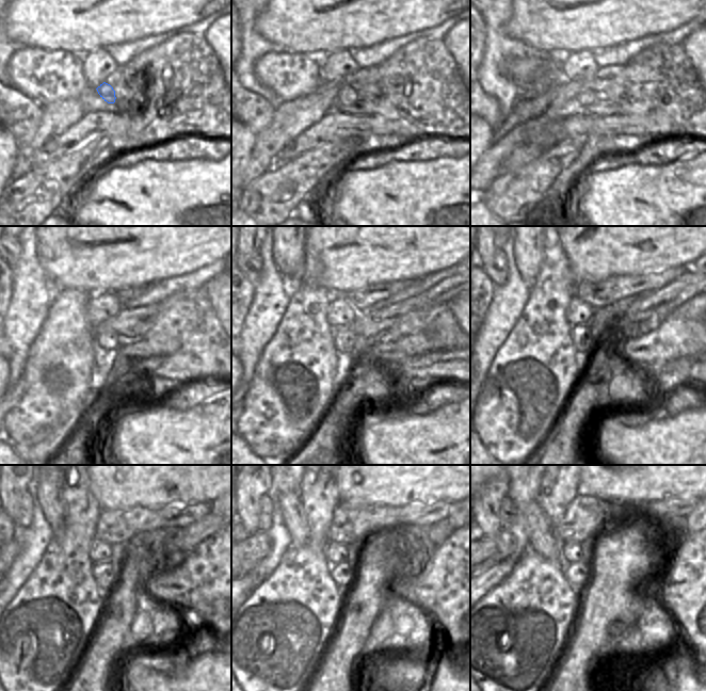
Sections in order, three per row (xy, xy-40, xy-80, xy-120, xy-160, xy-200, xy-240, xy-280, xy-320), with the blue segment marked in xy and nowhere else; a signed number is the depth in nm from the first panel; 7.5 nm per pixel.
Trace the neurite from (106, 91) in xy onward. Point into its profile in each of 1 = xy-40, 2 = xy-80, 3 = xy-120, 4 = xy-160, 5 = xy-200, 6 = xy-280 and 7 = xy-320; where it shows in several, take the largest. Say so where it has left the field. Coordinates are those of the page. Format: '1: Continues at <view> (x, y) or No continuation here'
1: Continues at xy-40 (347, 96)
2: Continues at xy-80 (586, 98)
3: Continues at xy-120 (108, 340)
4: Continues at xy-160 (345, 340)
5: Continues at xy-200 (584, 342)
6: Continues at xy-280 (343, 574)
7: Continues at xy-320 (578, 574).

